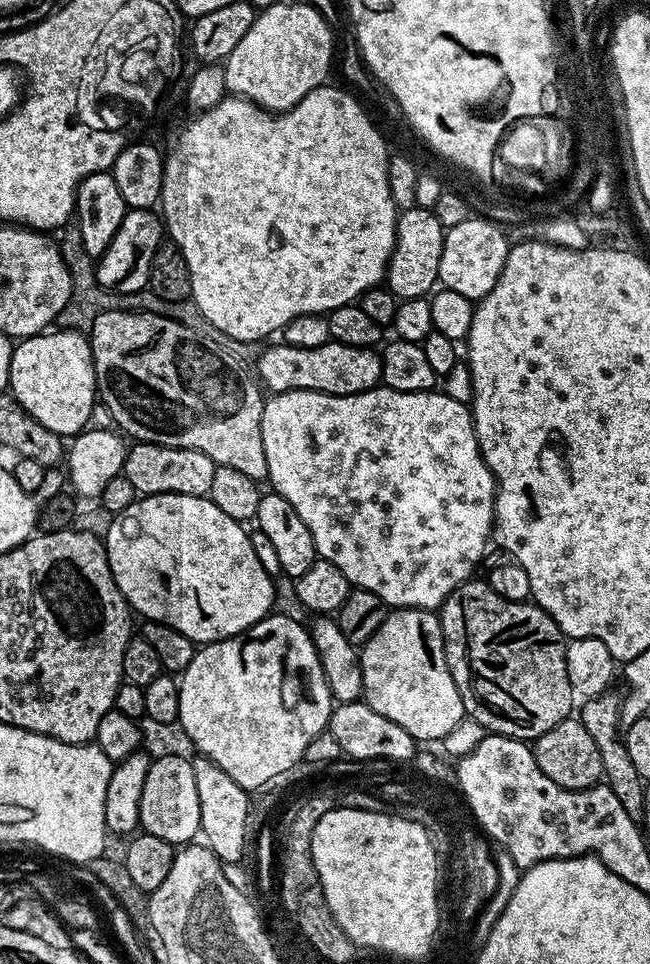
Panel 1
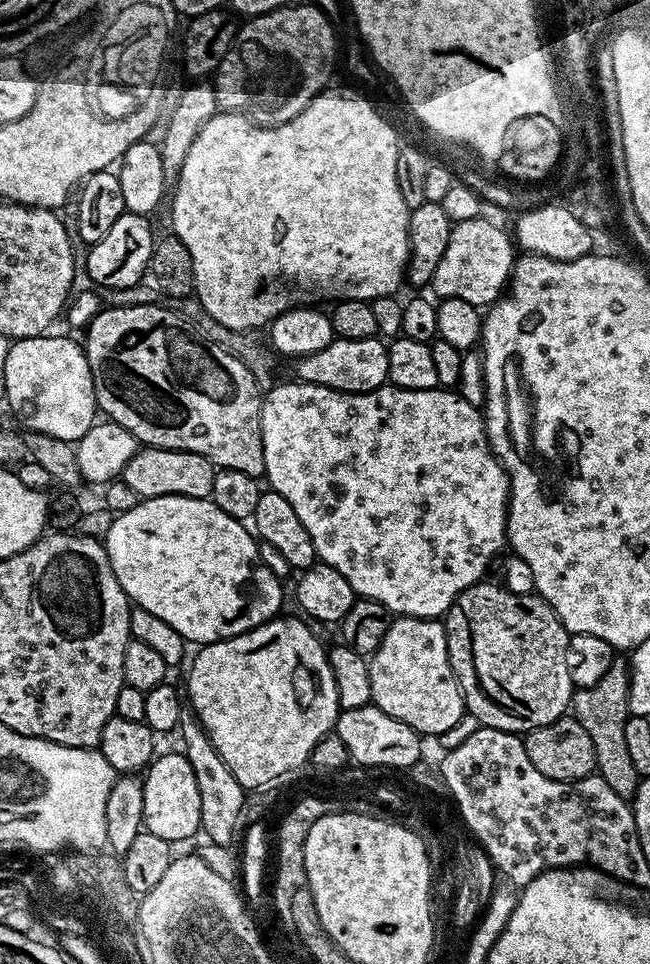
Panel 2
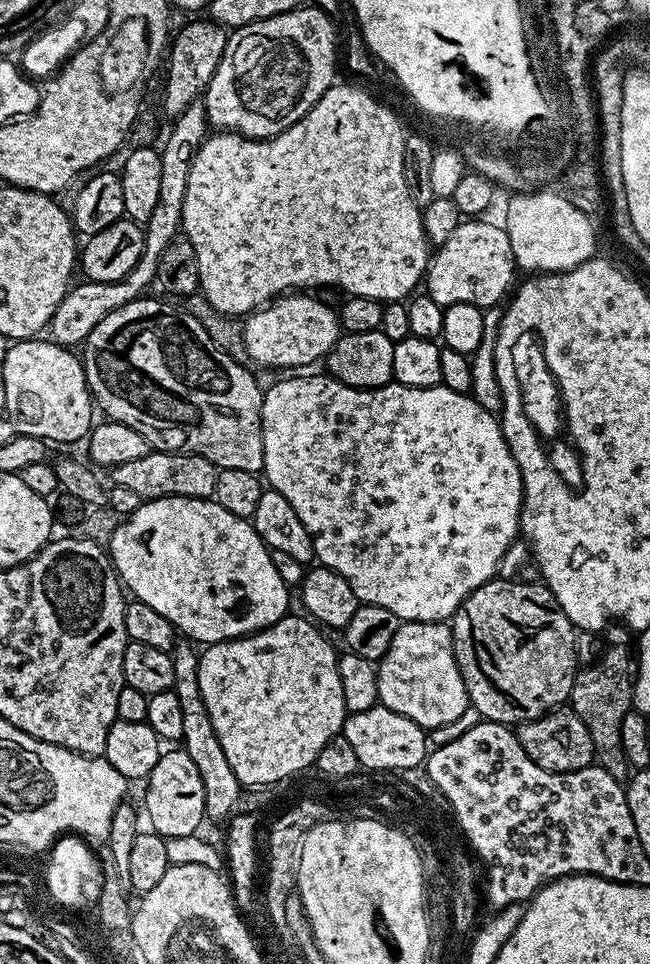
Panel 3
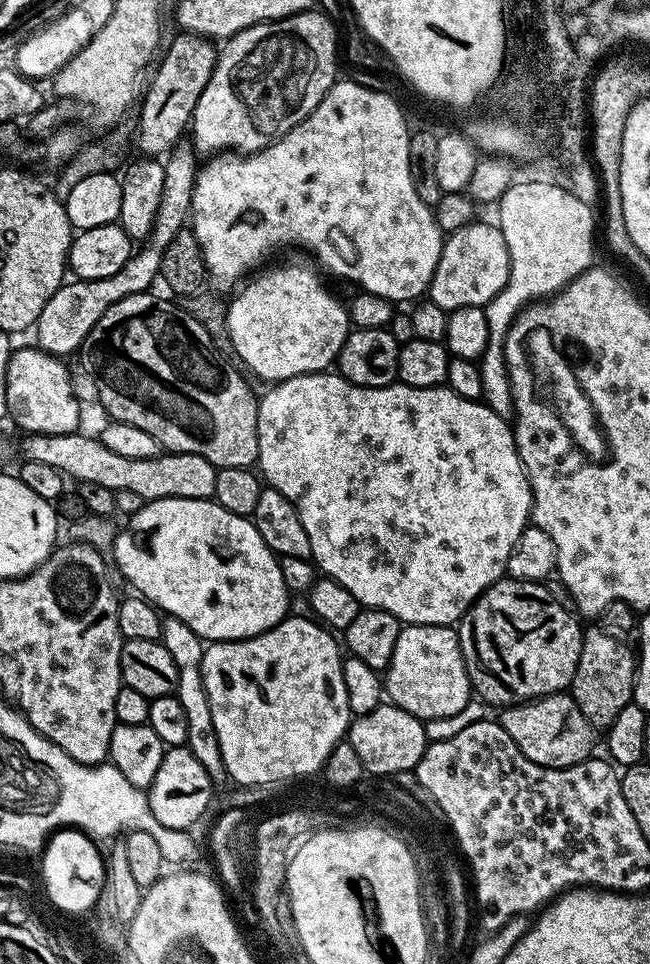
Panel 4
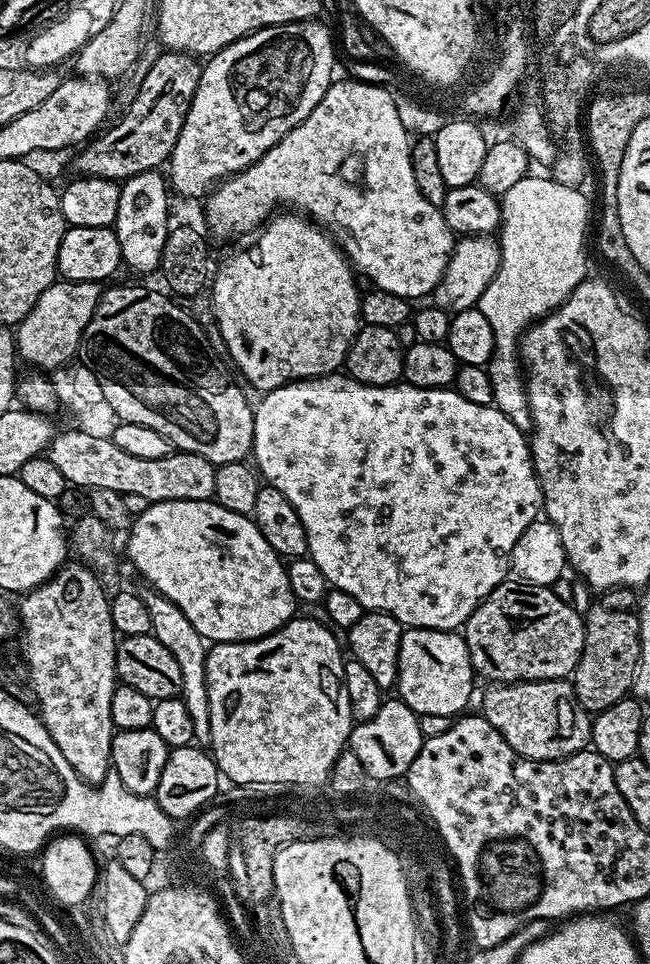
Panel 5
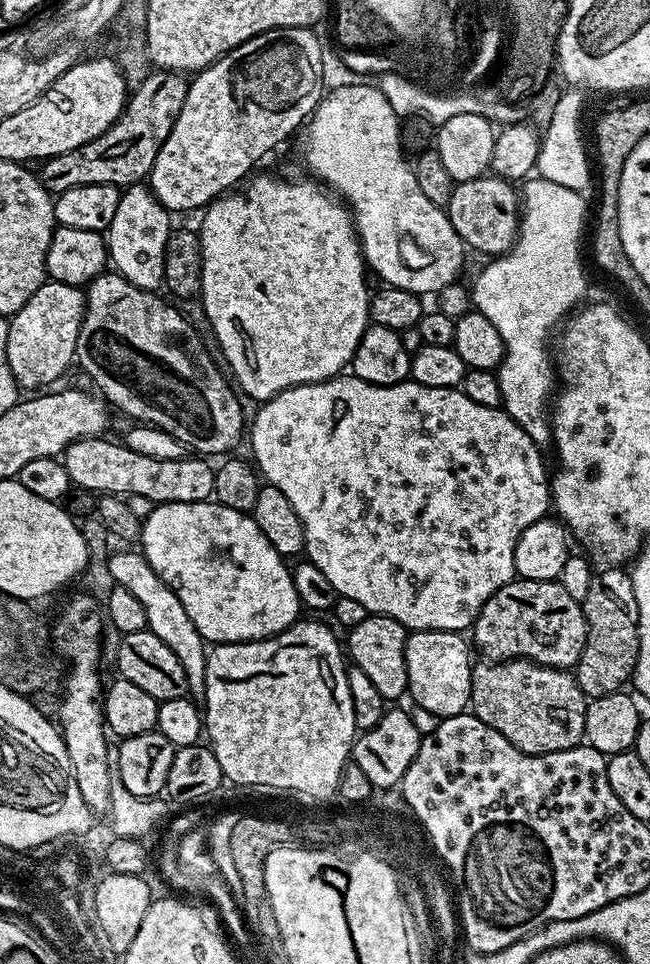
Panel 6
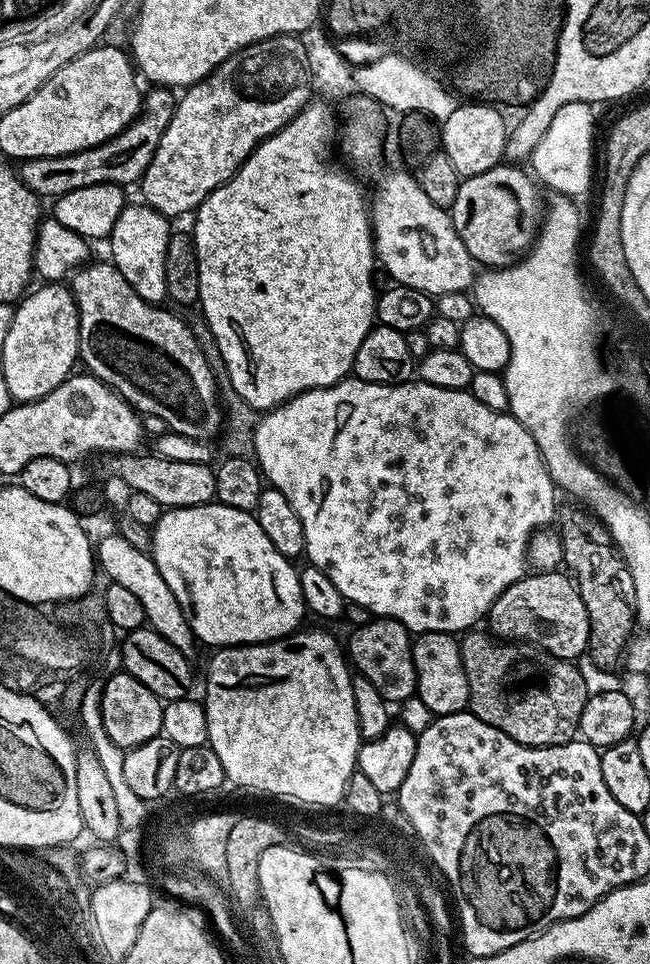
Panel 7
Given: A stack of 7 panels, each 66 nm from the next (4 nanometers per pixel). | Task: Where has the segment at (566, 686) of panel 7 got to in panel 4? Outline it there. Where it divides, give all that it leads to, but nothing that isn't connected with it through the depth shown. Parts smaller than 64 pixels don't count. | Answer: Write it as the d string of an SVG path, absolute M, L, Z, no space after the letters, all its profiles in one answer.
M567 691L505 708L499 713L498 722L506 734L514 738L514 746L518 746L518 750L538 766L569 768L593 755L592 724L586 722L582 710L578 710L574 698Z

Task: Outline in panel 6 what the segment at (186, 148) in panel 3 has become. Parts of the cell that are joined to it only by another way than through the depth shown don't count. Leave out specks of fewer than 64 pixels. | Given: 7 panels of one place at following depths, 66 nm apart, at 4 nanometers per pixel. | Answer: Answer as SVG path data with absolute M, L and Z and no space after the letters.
M49 279L33 294L30 302L22 306L22 310L10 317L6 358L12 377L21 389L47 389L52 386L47 384L54 383L68 367L73 367L78 330L84 317L85 299L85 293L77 285Z

